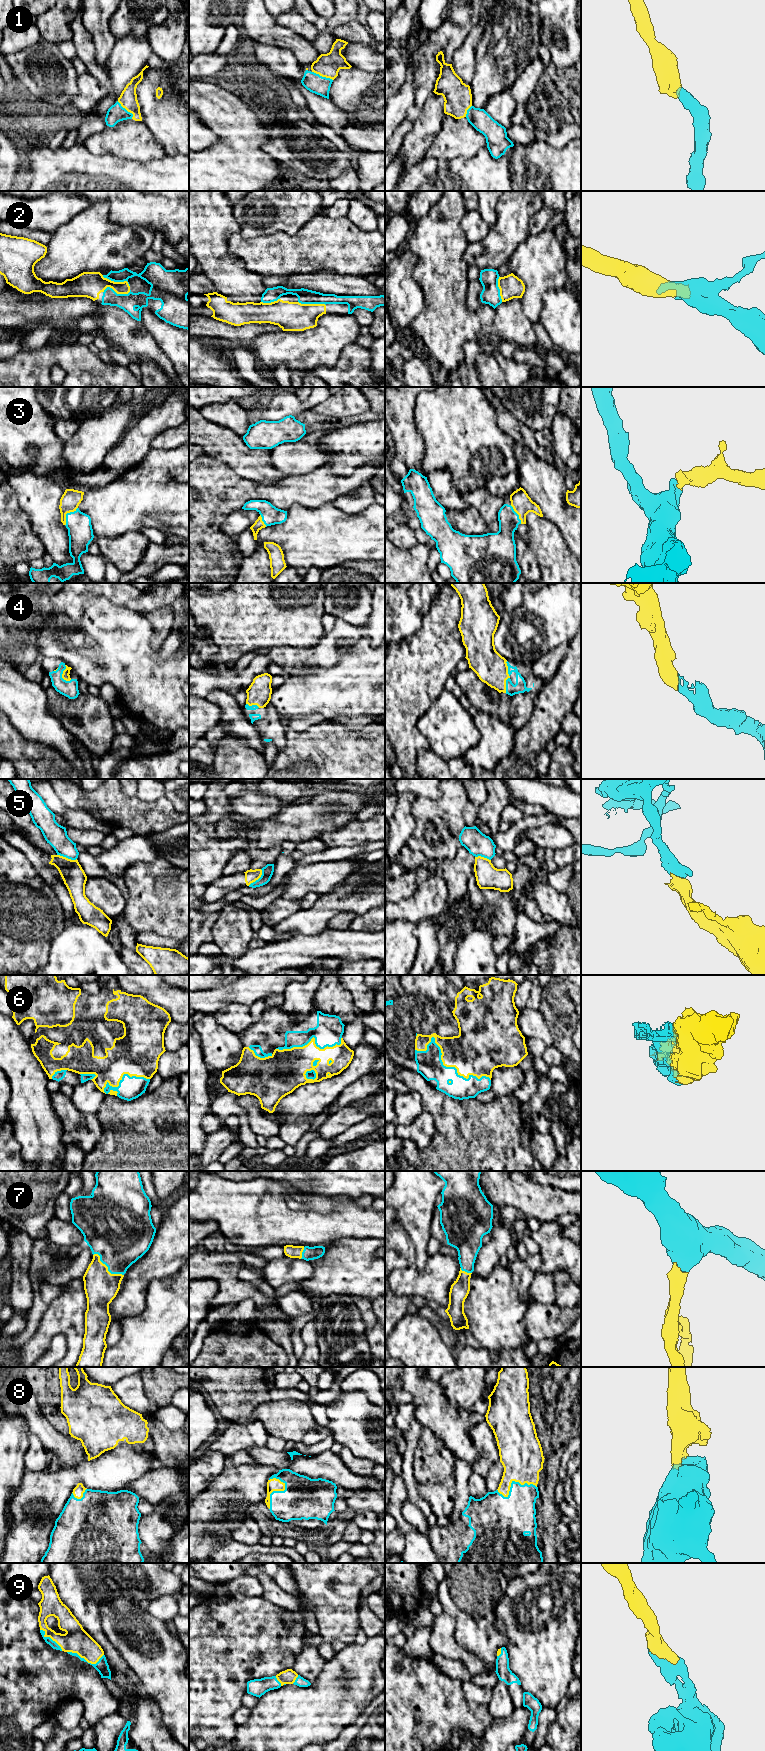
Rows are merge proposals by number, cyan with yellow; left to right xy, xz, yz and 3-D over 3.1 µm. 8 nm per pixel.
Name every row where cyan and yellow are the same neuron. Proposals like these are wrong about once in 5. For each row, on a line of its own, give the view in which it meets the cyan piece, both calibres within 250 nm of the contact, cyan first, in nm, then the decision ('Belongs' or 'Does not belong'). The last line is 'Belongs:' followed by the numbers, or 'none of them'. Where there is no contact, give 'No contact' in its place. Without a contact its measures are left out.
1: Touches cyan in xy. Thickness 140 nm (cyan) against 140 nm. Belongs
2: Touches cyan in xy. Thickness 140 nm (cyan) against 200 nm. Belongs
3: Touches cyan in xy. Thickness 200 nm (cyan) against 160 nm. Belongs
4: Touches cyan in yz. Thickness 100 nm (cyan) against 260 nm. Belongs
5: Touches cyan in xy. Thickness 180 nm (cyan) against 190 nm. Does not belong
6: Touches cyan in yz. Thickness 200 nm (cyan) against 360 nm. Belongs
7: Touches cyan in xy. Thickness 420 nm (cyan) against 280 nm. Belongs
8: Touches cyan in xz. Thickness 340 nm (cyan) against 100 nm. Belongs
9: Touches cyan in xy. Thickness 100 nm (cyan) against 200 nm. Belongs
Belongs: 1, 2, 3, 4, 6, 7, 8, 9

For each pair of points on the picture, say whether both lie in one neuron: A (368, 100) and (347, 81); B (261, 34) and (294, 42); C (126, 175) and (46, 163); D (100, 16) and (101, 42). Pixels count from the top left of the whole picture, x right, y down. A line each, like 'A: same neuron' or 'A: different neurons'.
A: same neuron
B: same neuron
C: same neuron
D: same neuron

